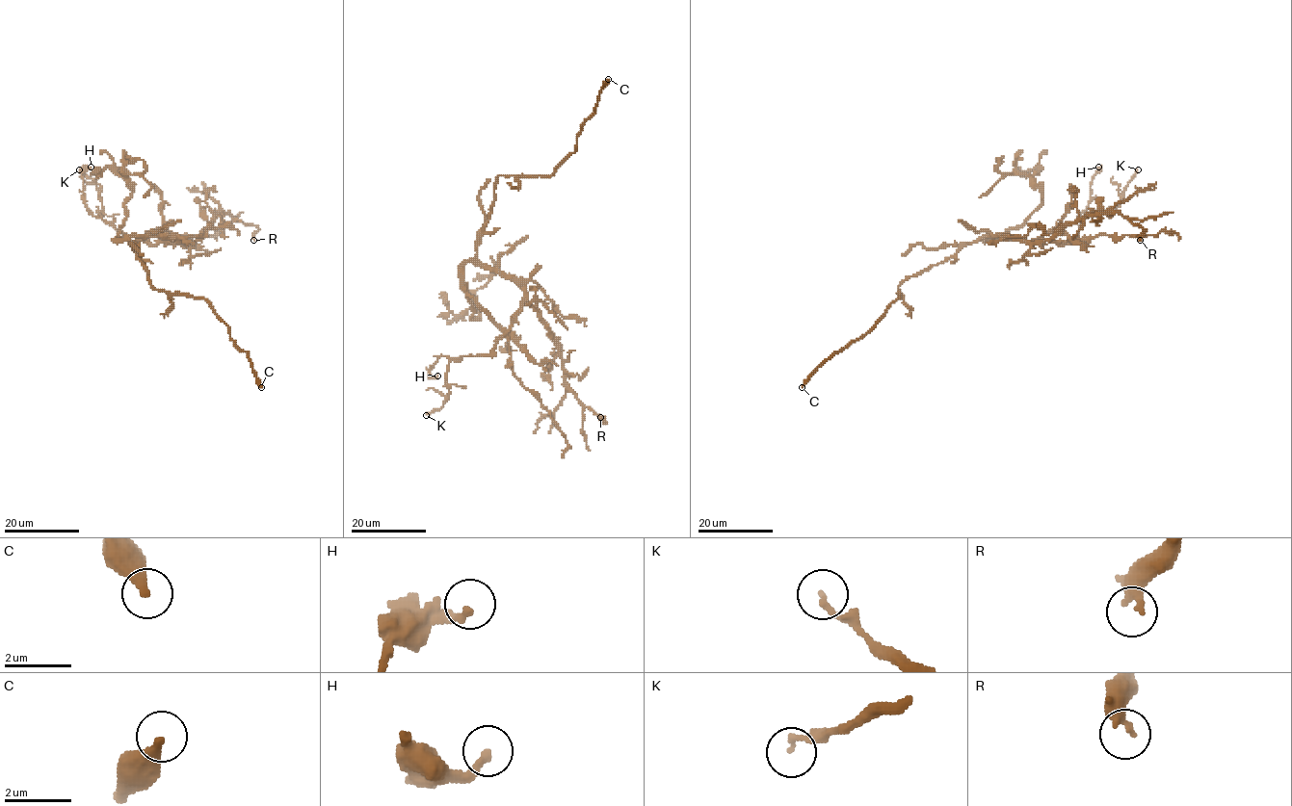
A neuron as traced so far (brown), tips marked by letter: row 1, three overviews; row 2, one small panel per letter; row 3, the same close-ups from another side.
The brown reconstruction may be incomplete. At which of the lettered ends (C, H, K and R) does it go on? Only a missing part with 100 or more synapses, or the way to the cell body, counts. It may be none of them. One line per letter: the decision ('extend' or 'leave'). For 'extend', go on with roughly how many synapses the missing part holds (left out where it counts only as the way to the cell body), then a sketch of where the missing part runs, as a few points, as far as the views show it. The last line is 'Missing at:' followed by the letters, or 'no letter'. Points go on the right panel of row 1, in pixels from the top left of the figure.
C: extend
H: leave
K: leave
R: leave
Missing at: C

